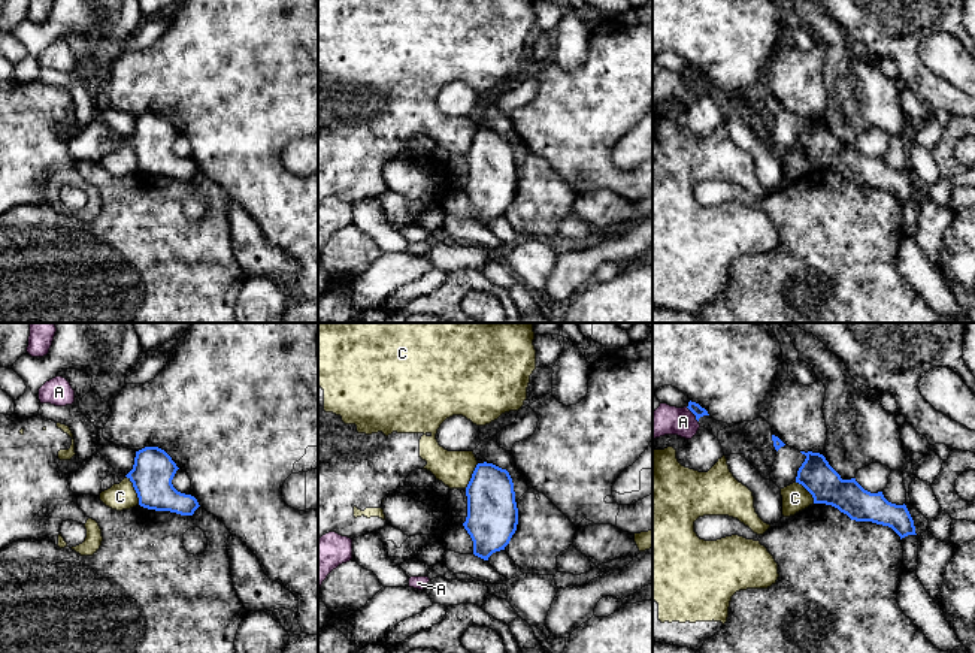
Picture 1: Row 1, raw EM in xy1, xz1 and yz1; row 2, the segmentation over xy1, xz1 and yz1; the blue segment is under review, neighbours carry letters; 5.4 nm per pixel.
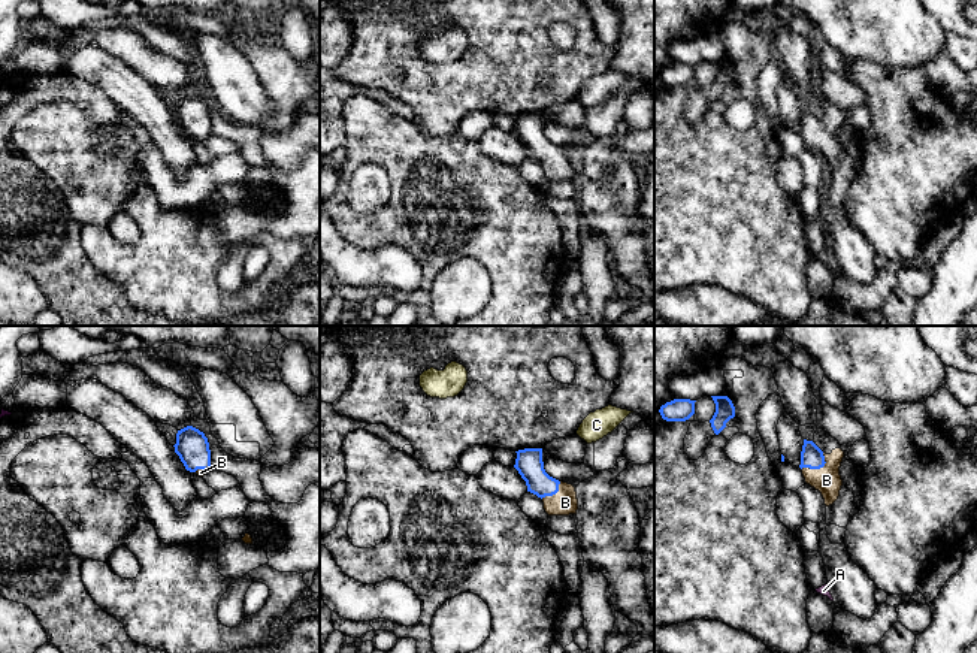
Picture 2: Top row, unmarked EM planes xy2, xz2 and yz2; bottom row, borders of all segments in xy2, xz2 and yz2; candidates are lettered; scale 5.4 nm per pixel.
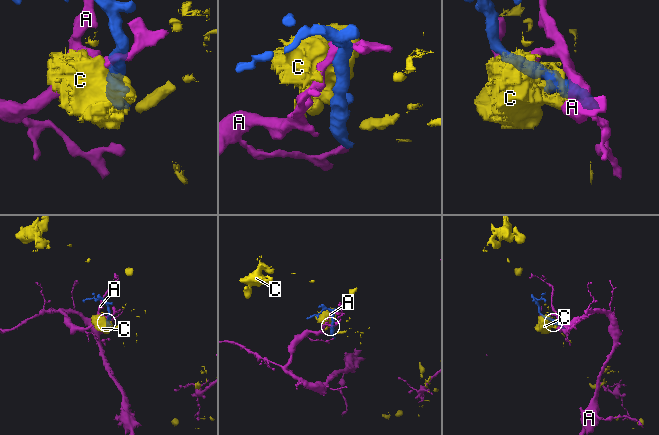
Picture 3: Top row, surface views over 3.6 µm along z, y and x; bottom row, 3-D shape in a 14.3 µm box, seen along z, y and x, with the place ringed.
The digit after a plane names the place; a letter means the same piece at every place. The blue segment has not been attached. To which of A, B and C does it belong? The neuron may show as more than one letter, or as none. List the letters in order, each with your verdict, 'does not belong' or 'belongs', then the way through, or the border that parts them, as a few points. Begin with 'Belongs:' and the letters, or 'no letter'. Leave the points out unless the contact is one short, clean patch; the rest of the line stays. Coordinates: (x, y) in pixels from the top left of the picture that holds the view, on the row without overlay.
Belongs: B
A: does not belong; border yz1 (686, 72), (698, 87)
B: belongs; way yz2 (811, 121), (817, 133), (826, 145)
C: does not belong; border xy1 (126, 141), (139, 169)

